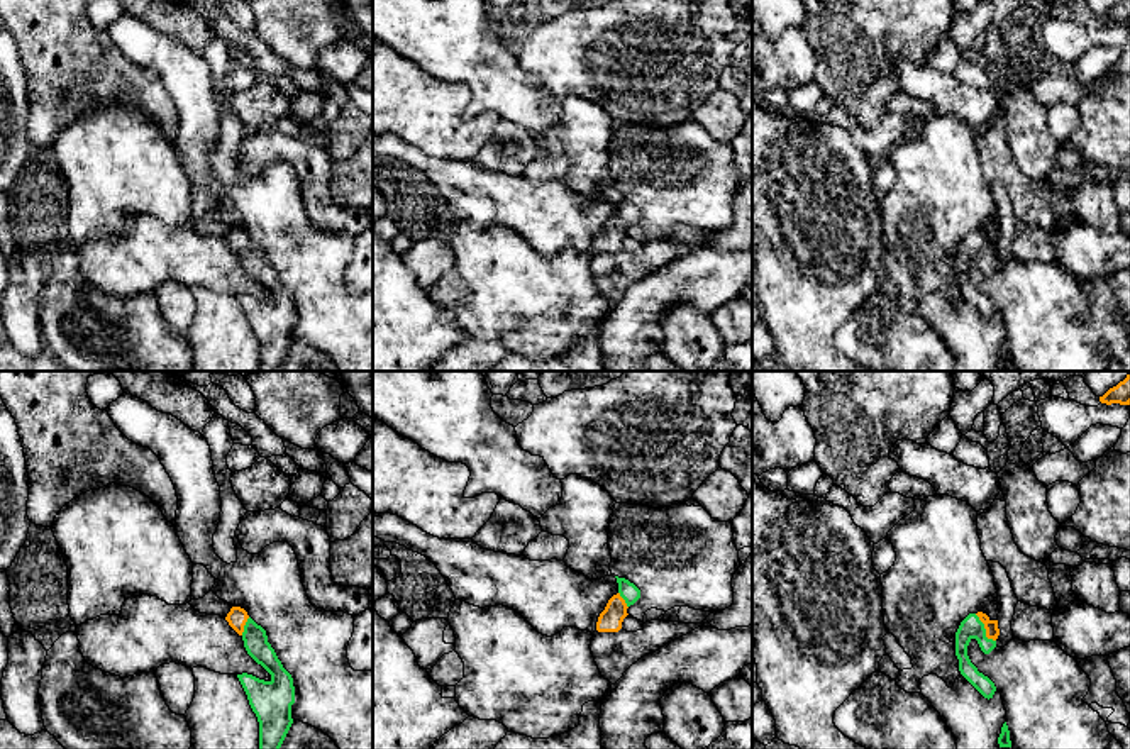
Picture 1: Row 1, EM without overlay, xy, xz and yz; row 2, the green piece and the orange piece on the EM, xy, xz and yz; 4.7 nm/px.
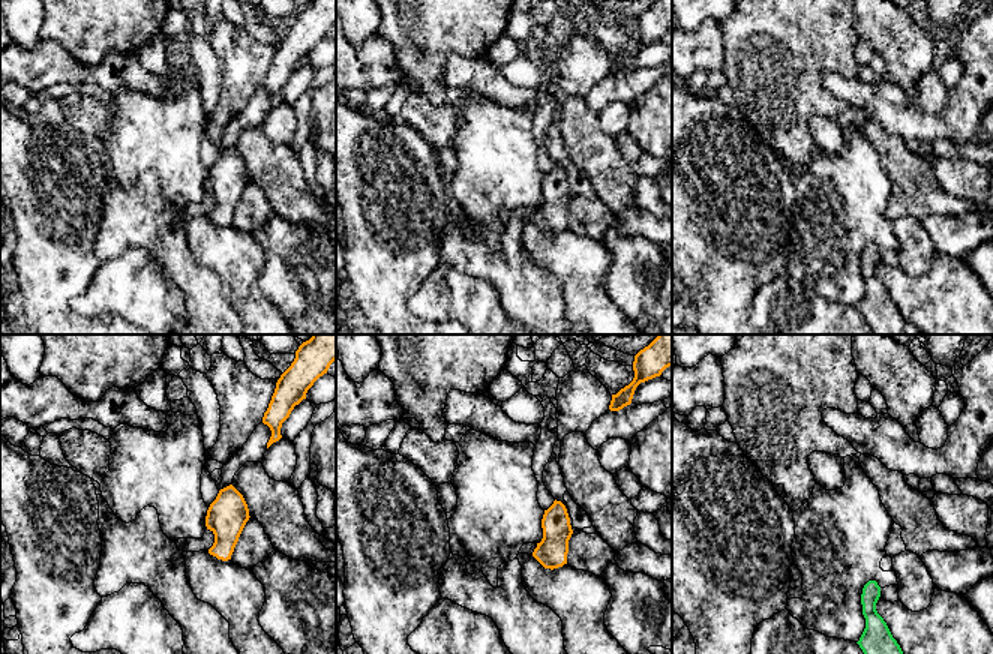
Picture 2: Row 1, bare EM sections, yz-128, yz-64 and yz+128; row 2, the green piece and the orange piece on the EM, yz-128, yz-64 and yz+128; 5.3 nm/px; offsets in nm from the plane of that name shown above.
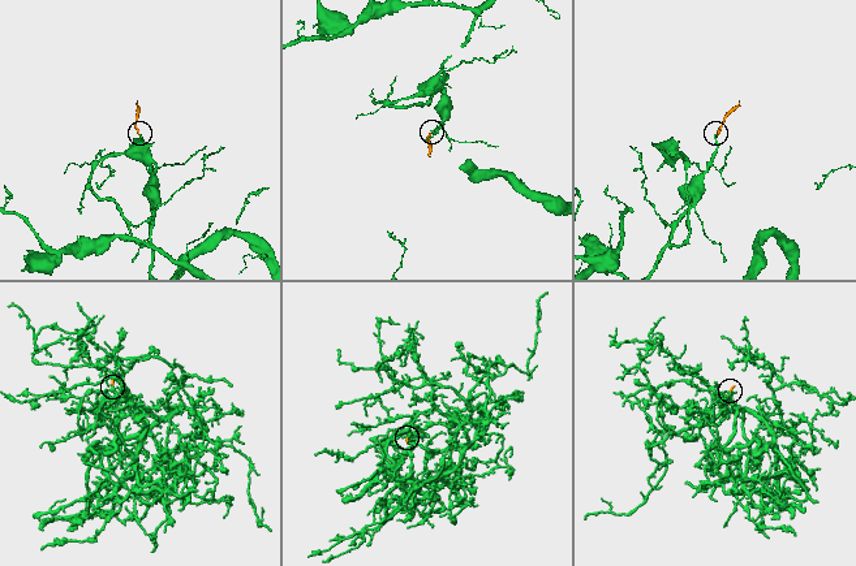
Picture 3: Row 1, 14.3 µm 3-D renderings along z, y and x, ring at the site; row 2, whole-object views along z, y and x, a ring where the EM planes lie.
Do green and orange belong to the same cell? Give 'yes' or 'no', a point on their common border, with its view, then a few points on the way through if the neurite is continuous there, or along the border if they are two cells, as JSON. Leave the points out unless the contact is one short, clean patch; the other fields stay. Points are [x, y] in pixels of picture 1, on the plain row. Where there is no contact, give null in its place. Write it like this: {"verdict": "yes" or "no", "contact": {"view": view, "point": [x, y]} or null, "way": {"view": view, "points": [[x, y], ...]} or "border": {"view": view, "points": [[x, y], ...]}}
{"verdict": "yes", "contact": {"view": "yz", "point": [985, 249]}, "way": {"view": "yz", "points": [[971, 248], [985, 249], [991, 246]]}}

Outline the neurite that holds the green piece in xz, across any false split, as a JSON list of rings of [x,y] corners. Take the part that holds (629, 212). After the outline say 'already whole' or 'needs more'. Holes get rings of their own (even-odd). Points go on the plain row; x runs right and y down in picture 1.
[[[617,198],[618,214],[613,215],[596,242],[598,252],[618,252],[623,239],[629,236],[627,229],[640,219],[640,210],[625,198]]]; needs more

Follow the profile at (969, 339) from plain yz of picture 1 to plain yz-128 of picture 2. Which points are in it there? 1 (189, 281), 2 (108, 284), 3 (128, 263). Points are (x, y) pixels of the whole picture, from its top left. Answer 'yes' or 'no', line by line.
1: yes
2: no
3: no

